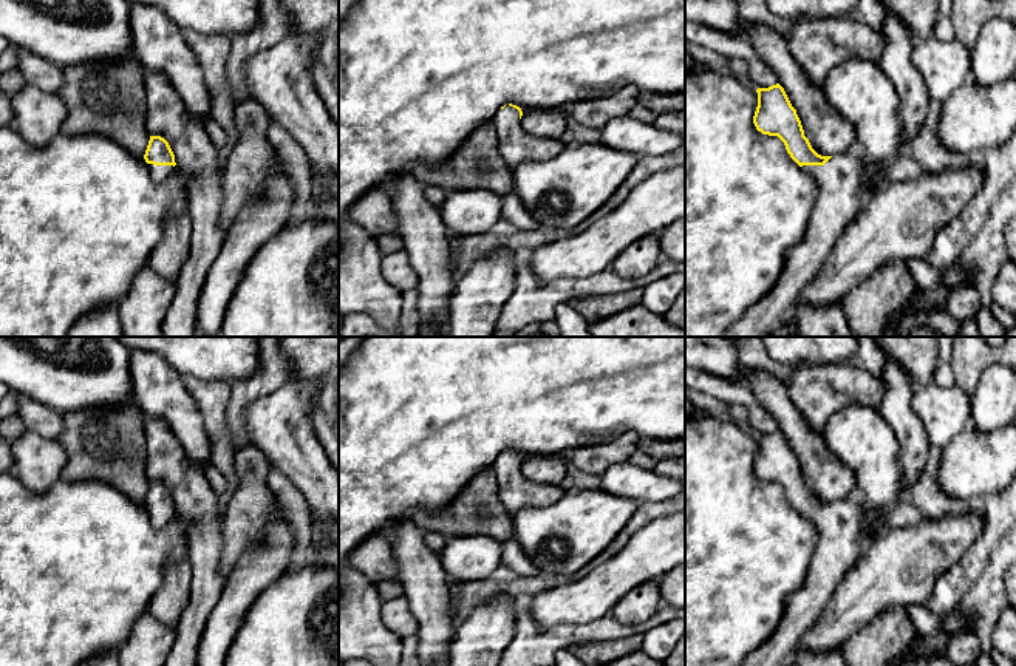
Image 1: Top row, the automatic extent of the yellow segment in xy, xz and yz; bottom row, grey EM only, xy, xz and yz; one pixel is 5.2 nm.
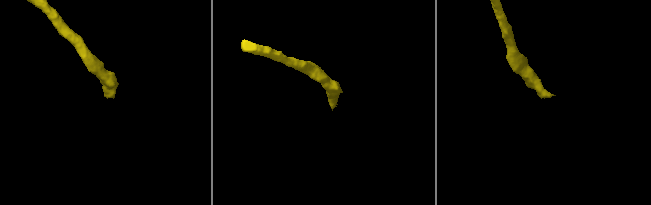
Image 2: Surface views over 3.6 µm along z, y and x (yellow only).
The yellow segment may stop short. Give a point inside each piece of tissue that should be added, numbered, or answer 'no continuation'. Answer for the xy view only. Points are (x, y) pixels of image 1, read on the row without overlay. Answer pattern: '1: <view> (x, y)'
1: xy (158, 519)

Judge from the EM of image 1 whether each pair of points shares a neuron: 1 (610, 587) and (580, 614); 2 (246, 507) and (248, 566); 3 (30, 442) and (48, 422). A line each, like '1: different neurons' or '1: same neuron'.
1: same neuron
2: different neurons
3: different neurons

